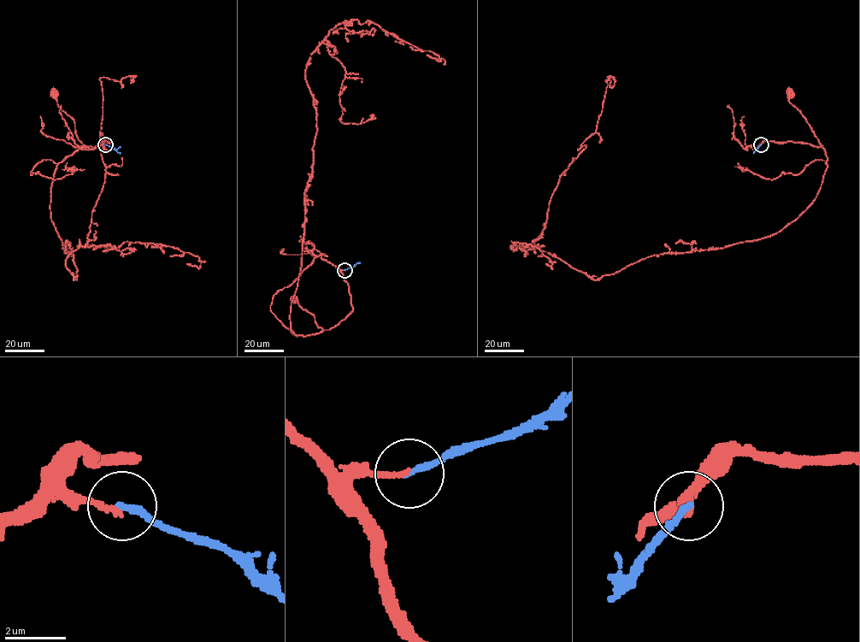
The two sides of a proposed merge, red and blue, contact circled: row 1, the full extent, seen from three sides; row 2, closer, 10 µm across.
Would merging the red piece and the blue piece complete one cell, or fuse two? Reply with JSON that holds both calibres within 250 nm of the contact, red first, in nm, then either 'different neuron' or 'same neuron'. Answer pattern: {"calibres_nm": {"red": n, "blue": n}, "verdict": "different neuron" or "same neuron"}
{"calibres_nm": {"red": 190, "blue": 220}, "verdict": "different neuron"}

